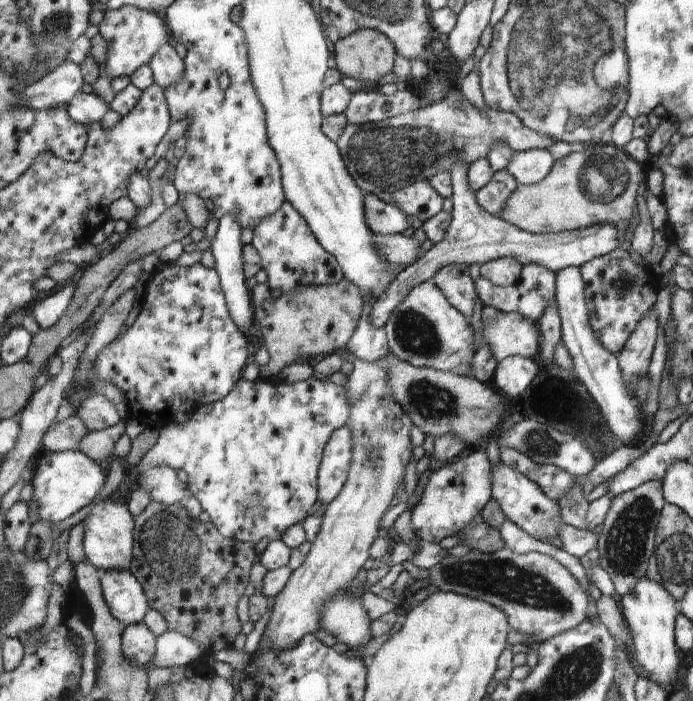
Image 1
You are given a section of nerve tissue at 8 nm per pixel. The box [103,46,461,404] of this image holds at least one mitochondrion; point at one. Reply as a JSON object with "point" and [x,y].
{"point":[418,335]}

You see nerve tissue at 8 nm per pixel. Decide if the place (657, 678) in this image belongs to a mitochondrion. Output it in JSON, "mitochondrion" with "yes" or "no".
{"mitochondrion":"no"}

